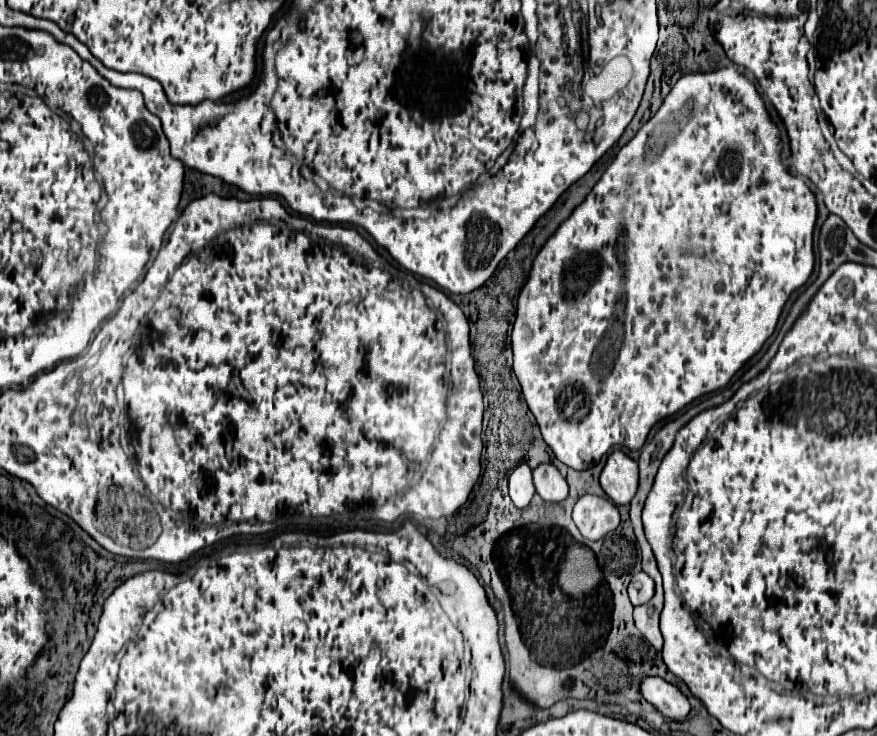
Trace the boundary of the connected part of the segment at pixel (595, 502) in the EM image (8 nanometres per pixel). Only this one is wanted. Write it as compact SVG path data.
M598 495L580 497L574 505L572 517L580 533L590 541L602 539L620 525L620 513L616 505L610 499Z

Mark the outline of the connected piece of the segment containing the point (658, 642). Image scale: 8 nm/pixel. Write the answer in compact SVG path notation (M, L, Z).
M658 581L658 589L656 589L656 595L652 597L652 601L640 605L634 609L634 621L636 621L636 627L638 631L648 639L650 645L654 645L658 651L662 649L664 645L664 639L662 639L662 633L658 629L658 617L660 617L660 611L662 611L662 605L664 605L664 593L662 593L662 587L660 587L660 581Z

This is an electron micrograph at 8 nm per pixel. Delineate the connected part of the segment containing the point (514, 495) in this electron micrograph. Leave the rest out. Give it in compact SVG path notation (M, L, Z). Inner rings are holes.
M520 463L512 475L508 477L510 481L510 499L514 501L514 505L518 509L524 509L528 507L530 499L534 497L534 483L532 483L532 469L524 463Z

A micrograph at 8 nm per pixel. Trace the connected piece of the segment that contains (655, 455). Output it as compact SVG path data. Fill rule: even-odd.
M719 393L711 394L707 399L694 404L687 411L678 416L678 419L666 423L650 443L646 443L640 451L640 459L638 459L638 467L640 467L640 485L638 485L638 493L636 497L632 499L630 503L630 521L632 521L632 527L634 527L634 533L636 533L636 539L640 545L648 545L646 537L644 537L644 529L642 529L642 519L640 519L640 513L642 513L642 507L644 507L644 501L652 489L652 483L654 483L654 475L656 475L656 469L662 461L662 457L668 453L668 449L672 447L674 439L676 439L676 433L688 423L692 418L701 413L702 411L718 406L722 404L724 395Z

